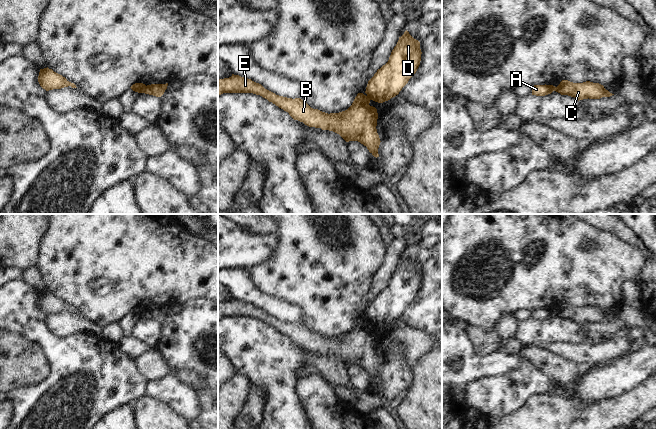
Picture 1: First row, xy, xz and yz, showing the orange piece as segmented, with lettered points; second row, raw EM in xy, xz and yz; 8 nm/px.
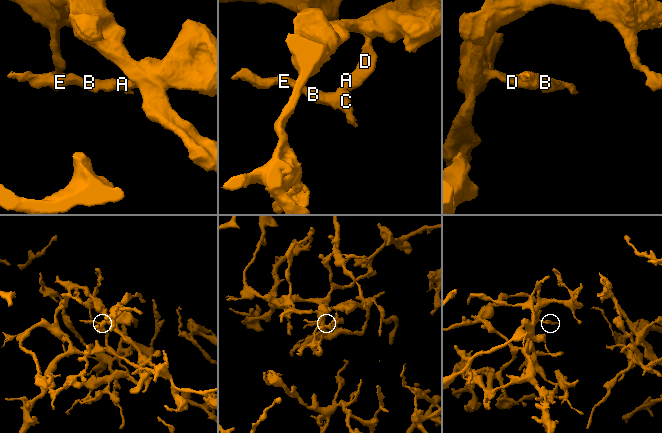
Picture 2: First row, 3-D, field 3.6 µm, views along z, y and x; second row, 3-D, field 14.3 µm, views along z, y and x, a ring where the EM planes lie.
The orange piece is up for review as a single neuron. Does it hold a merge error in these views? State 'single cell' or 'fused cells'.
fused cells

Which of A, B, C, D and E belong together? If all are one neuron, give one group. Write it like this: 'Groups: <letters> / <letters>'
Groups: A D / B C E.

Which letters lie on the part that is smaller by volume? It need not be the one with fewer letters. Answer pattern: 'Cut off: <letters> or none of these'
Cut off: B, C, E.

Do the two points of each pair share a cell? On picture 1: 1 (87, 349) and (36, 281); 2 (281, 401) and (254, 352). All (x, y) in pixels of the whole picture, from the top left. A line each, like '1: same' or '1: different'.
1: different
2: same

